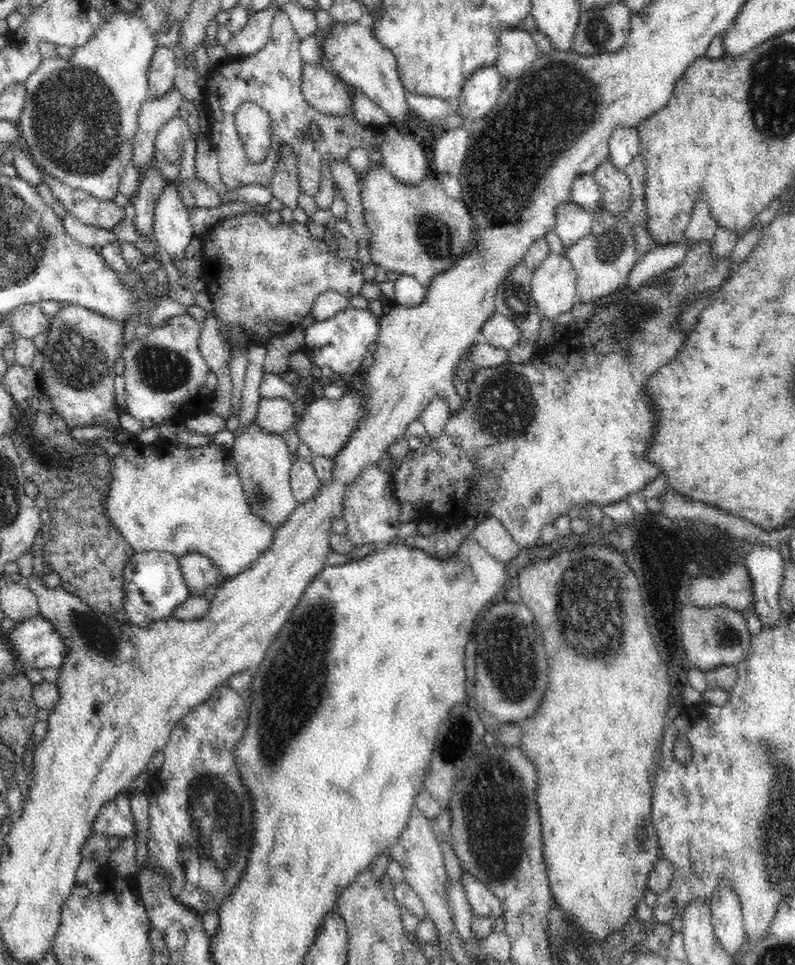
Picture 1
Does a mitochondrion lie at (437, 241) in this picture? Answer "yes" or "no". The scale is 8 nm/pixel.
yes

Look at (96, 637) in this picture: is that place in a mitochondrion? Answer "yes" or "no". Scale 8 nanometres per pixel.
yes

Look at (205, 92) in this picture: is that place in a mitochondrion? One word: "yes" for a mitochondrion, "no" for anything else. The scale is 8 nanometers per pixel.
no

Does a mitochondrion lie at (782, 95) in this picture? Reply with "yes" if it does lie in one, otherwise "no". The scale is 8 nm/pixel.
yes

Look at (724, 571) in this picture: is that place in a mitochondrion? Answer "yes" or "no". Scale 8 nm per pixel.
no

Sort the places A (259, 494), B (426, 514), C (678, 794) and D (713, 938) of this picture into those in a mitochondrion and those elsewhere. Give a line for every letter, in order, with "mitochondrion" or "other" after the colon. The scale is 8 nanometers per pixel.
A: mitochondrion
B: other
C: other
D: other

